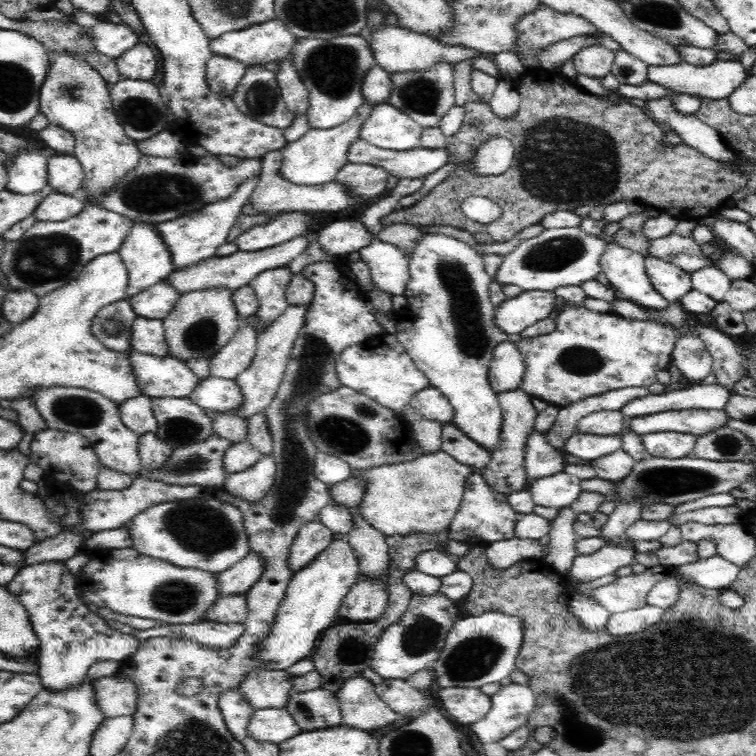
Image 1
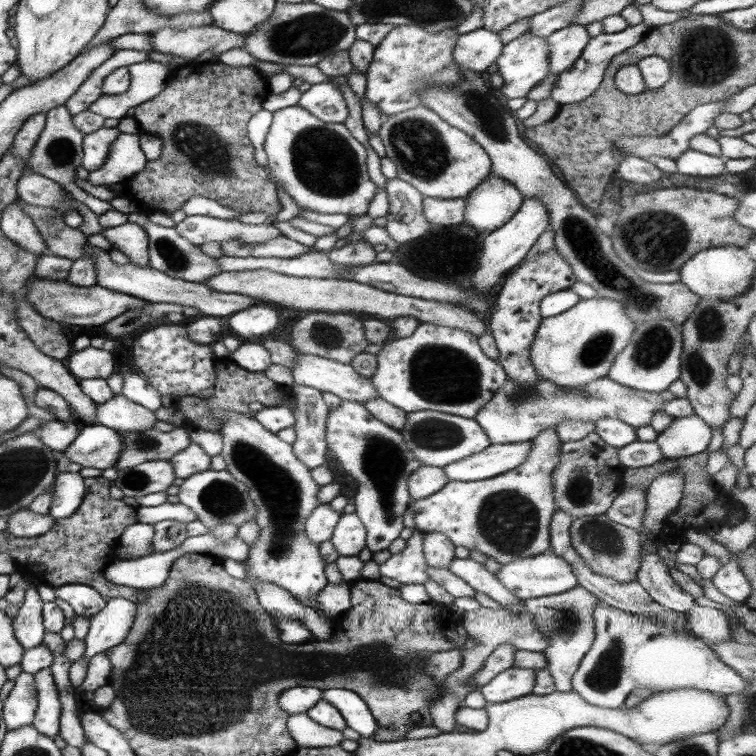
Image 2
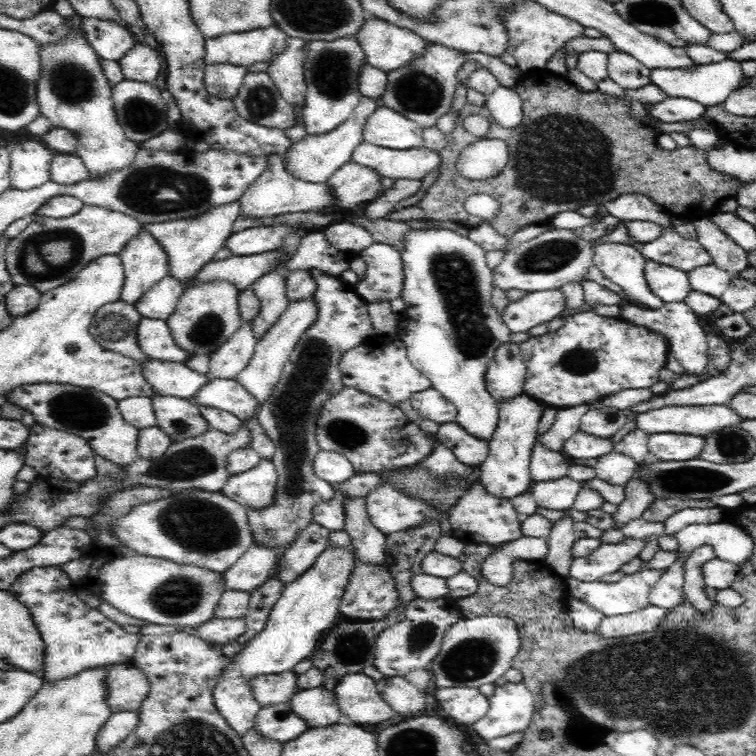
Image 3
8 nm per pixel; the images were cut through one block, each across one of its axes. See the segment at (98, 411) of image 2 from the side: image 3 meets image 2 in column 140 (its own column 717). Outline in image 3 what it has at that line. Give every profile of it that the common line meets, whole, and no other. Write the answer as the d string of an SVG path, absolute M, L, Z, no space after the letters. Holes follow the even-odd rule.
M728 405L664 407L636 416L636 428L646 434L672 432L704 437L740 422Z

